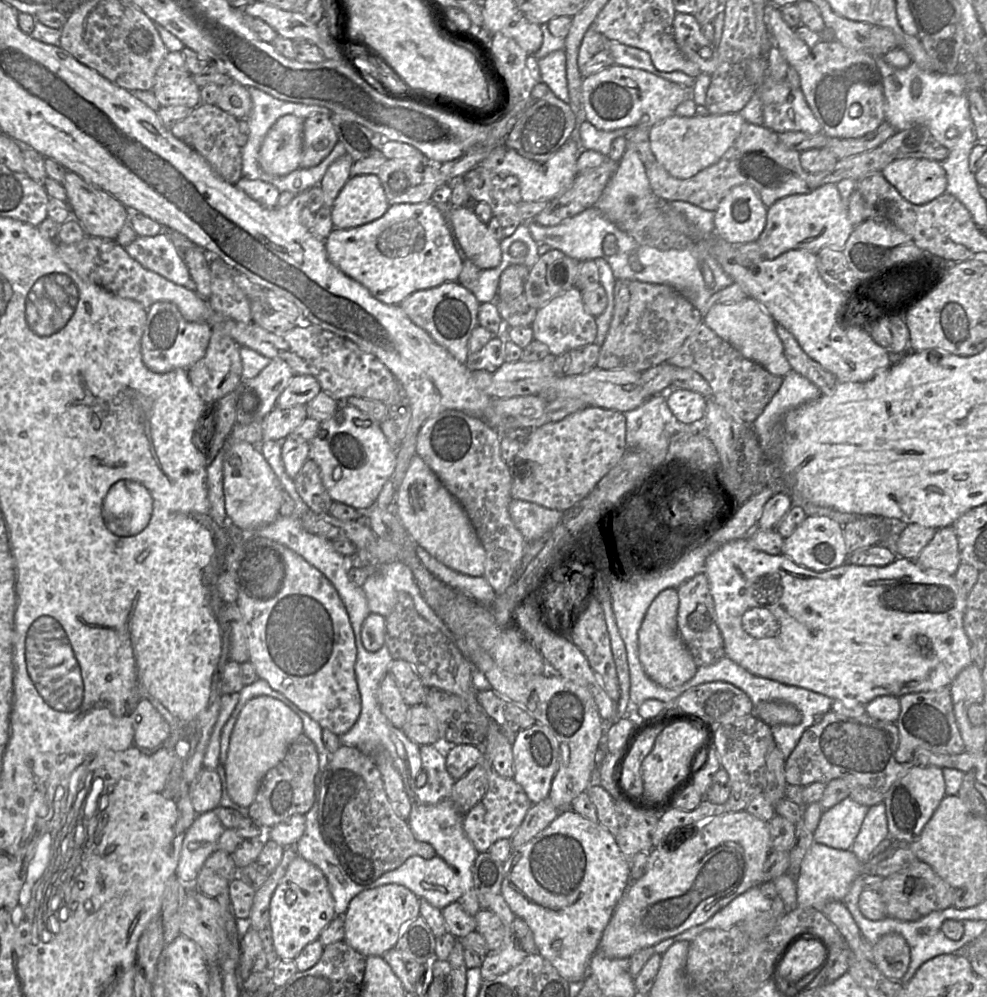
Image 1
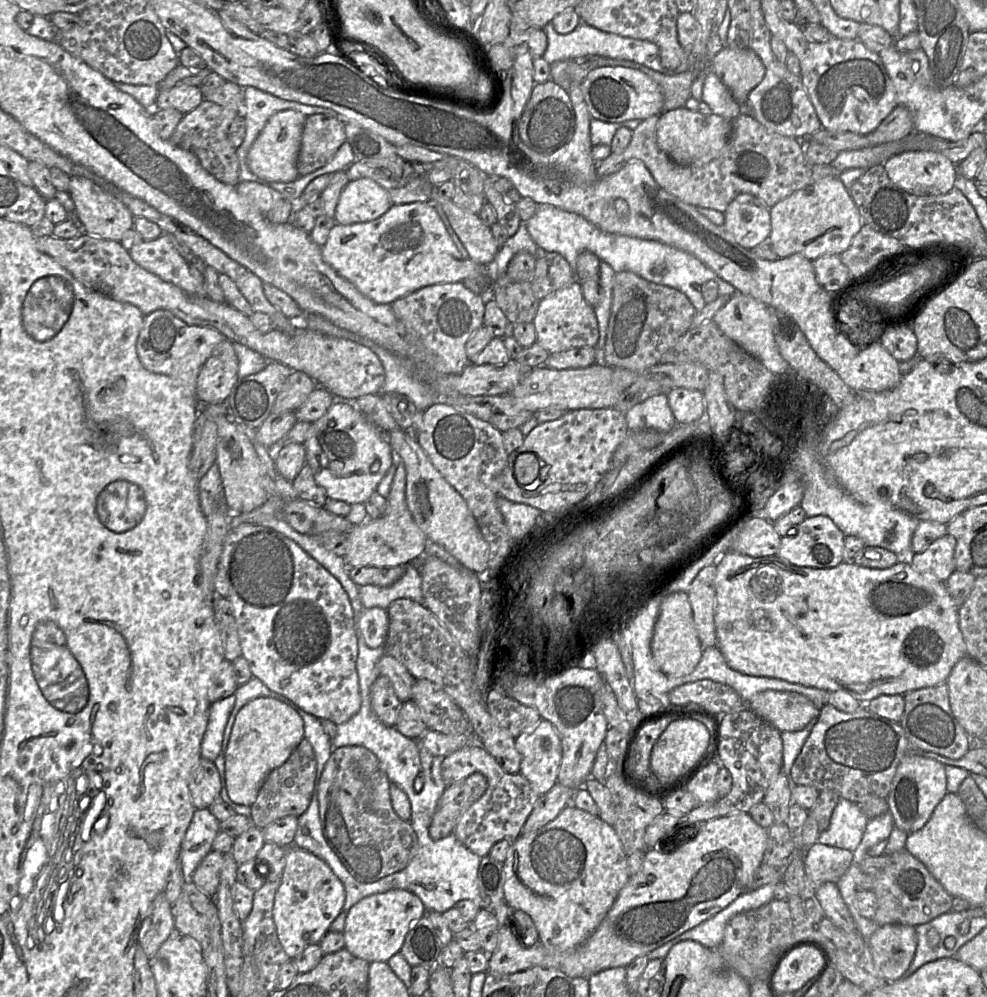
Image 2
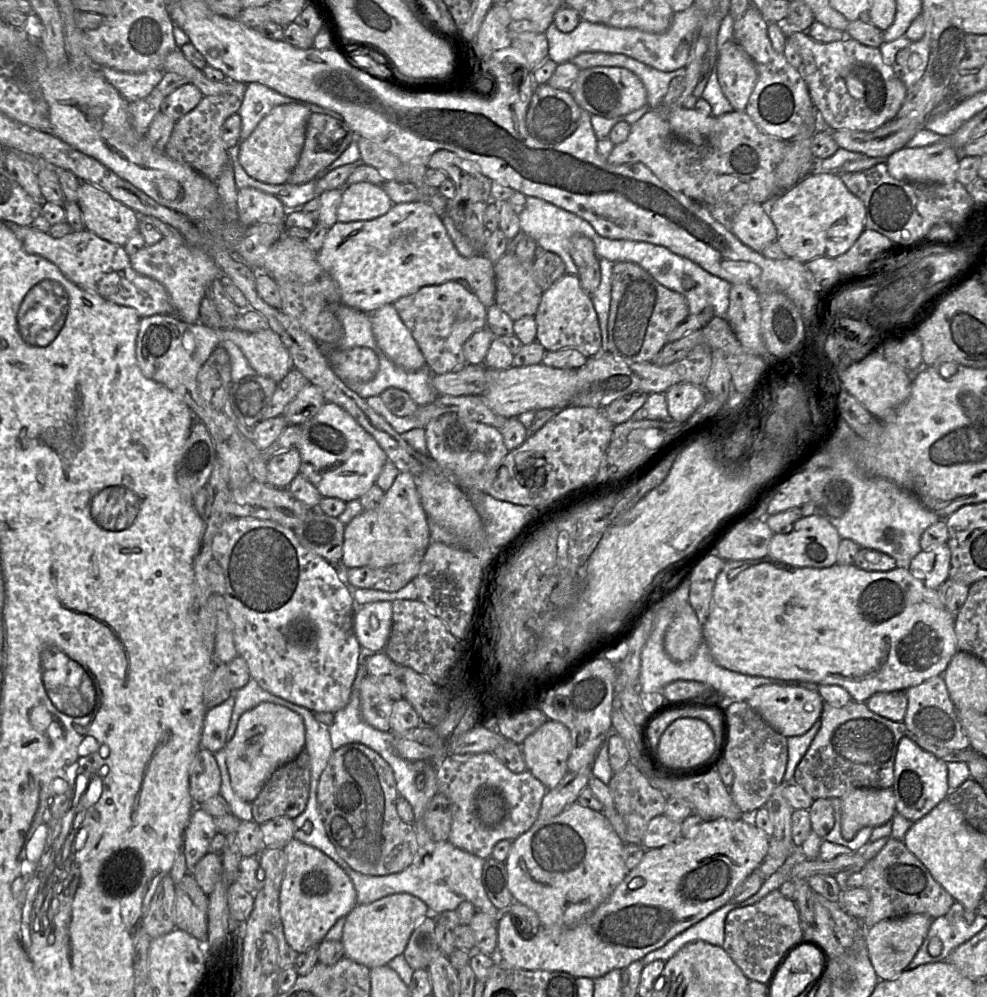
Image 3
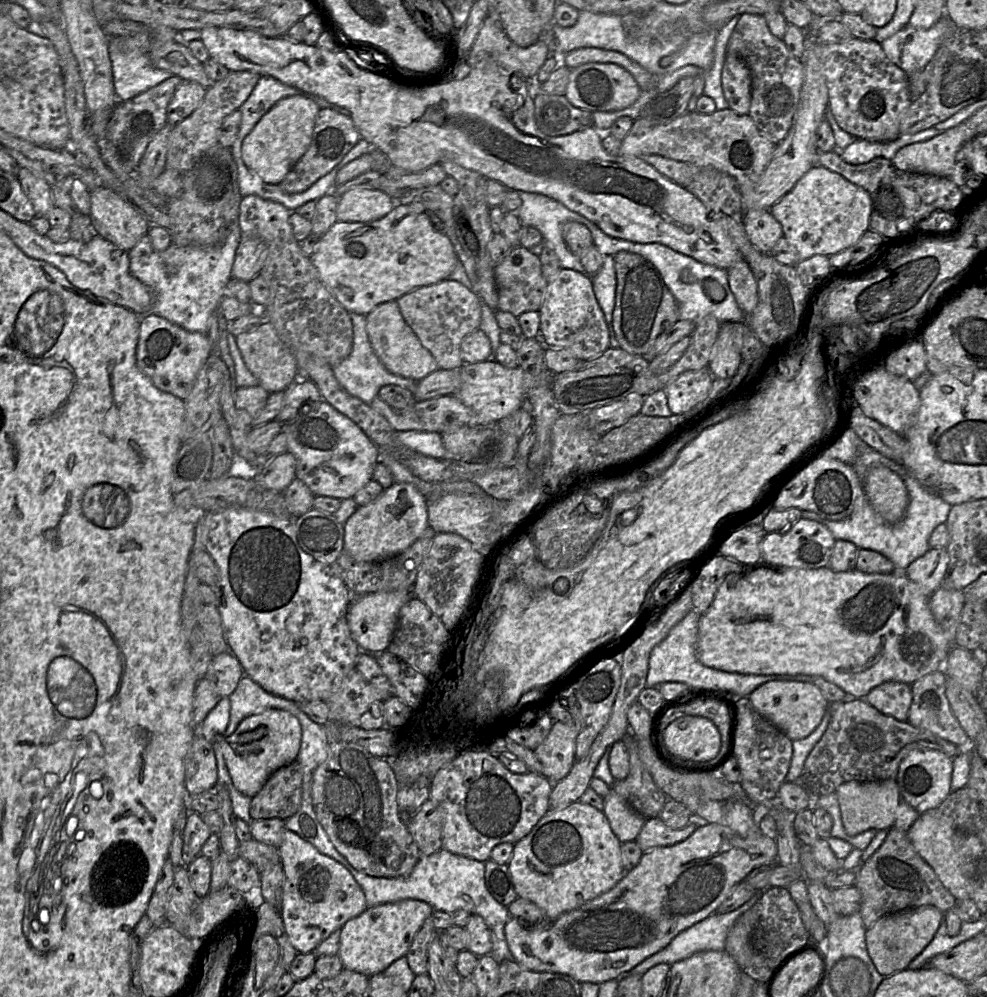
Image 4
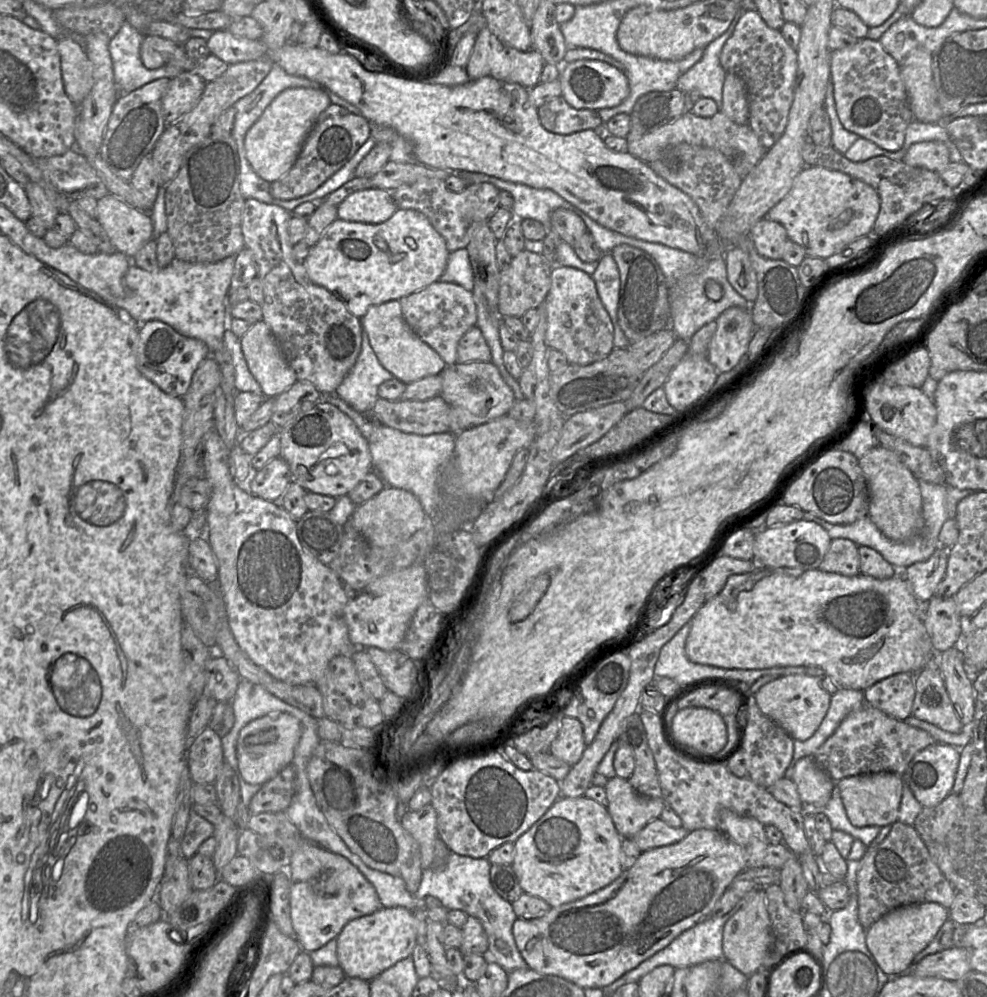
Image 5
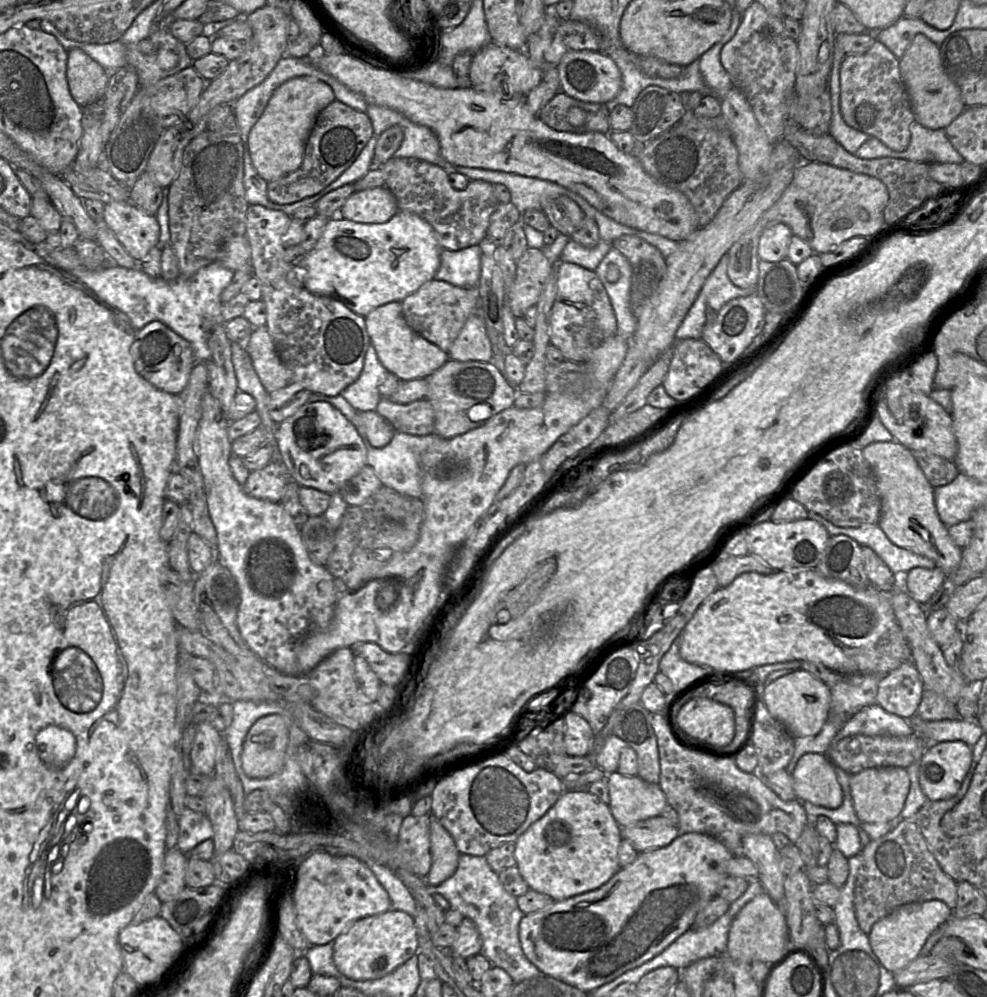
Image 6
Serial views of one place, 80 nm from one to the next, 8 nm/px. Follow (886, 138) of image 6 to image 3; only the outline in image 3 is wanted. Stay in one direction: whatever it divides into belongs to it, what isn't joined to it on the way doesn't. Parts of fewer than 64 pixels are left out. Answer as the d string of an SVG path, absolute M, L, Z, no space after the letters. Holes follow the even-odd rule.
M788 30L787 39L797 45L809 95L819 119L829 130L873 131L896 116L908 89L883 62L879 48L865 46L849 36L841 41L821 43L798 30Z

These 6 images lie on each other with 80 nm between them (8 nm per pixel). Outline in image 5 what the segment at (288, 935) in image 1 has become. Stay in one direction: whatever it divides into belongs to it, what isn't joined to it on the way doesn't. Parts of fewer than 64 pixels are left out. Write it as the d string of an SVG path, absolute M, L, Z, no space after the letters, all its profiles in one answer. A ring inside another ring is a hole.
M285 811L275 814L282 838L304 841L293 851L286 870L290 875L290 912L296 939L302 950L310 953L337 938L349 921L369 915L382 905L375 887L347 858L305 839Z

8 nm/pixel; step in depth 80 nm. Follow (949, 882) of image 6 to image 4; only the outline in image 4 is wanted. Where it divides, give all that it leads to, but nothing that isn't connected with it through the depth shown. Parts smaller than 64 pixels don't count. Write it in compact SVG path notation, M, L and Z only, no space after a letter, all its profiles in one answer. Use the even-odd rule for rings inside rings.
M895 827L889 829L884 843L856 871L855 887L861 893L860 915L866 929L885 915L927 905L935 906L945 914L957 903L933 868L916 851L907 832Z

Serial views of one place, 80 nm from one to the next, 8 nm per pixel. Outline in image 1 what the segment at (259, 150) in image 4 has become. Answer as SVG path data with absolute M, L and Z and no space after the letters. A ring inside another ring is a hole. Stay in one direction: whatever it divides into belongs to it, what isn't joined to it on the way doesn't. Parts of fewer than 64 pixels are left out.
M287 114L266 134L258 155L263 171L285 176L301 167L304 120Z

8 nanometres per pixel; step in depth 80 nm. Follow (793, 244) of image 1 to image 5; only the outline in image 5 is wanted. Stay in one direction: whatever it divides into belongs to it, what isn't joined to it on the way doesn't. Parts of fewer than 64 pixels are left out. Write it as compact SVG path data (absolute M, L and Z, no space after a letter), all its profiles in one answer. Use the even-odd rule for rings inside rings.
M806 166L796 177L789 193L765 217L782 224L788 239L802 246L806 256L826 259L852 241L871 234L879 210L879 195L872 186L837 170Z

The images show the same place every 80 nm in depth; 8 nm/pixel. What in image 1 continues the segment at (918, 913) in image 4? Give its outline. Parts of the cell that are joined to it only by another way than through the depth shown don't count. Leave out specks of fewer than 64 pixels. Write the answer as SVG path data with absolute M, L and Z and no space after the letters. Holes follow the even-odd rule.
M898 933L882 936L872 946L874 964L885 977L893 981L900 981L907 972L911 952L906 939Z

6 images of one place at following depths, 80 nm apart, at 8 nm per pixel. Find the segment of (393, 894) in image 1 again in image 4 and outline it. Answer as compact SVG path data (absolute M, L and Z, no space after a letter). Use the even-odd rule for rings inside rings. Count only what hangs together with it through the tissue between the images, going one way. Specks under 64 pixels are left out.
M404 899L368 907L348 920L341 928L339 957L343 967L370 976L384 972L389 965L405 956L414 936L434 909L424 901Z

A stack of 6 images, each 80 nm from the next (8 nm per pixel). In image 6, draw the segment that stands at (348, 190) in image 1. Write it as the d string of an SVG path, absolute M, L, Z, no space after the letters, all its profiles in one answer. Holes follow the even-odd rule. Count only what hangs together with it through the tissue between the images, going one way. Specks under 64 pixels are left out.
M384 186L355 191L337 214L356 223L383 224L398 211L394 194Z

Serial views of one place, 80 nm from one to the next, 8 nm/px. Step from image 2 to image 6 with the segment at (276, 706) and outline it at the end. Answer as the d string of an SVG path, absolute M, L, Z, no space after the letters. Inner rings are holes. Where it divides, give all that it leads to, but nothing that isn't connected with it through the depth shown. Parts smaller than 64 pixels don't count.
M279 714L259 718L249 729L241 752L244 773L253 779L265 779L282 771L285 764L289 730Z

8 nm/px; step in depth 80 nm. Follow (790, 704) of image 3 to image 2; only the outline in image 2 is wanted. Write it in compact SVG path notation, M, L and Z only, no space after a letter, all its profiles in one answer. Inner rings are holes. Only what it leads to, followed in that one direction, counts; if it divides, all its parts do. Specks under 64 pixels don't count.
M765 690L746 705L780 732L800 731L820 714L811 700L795 692Z

